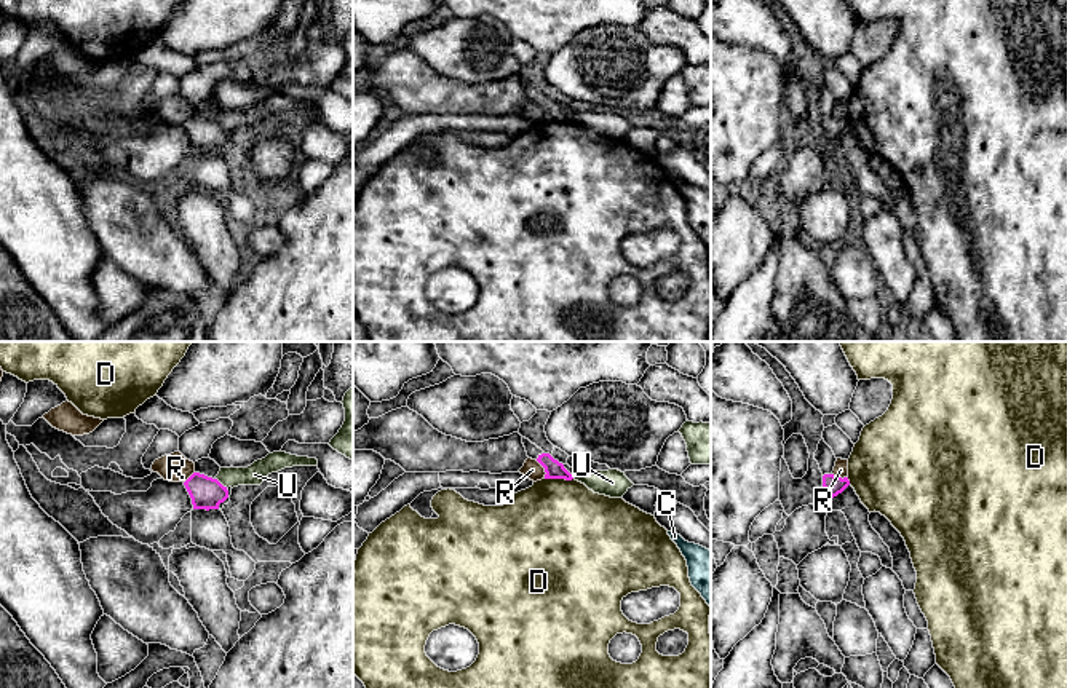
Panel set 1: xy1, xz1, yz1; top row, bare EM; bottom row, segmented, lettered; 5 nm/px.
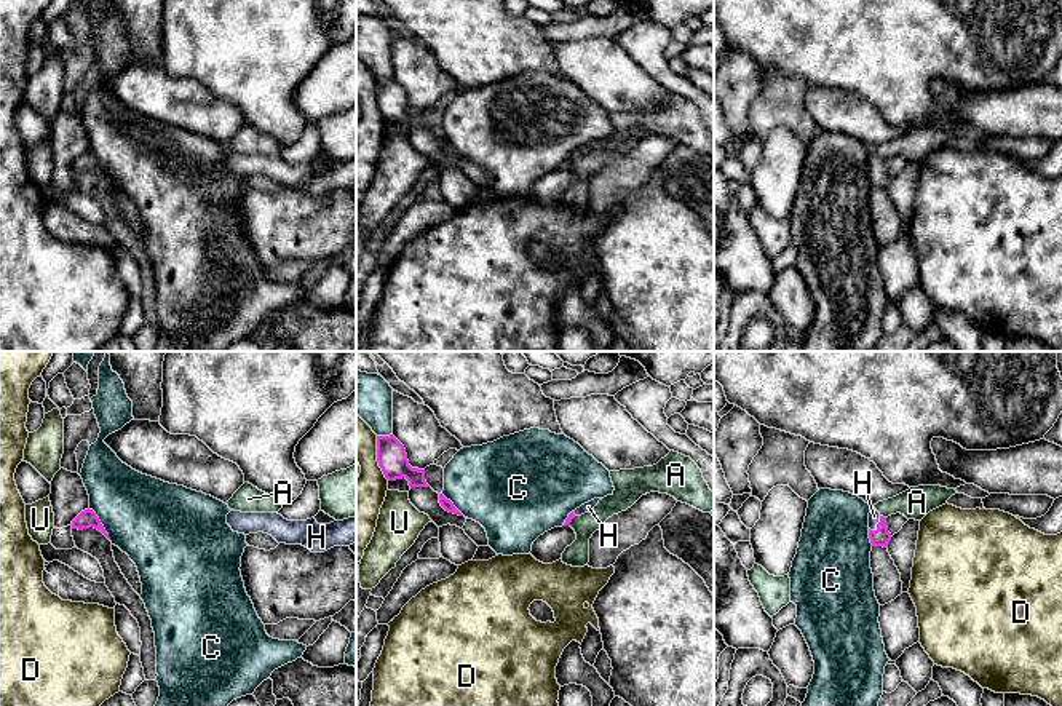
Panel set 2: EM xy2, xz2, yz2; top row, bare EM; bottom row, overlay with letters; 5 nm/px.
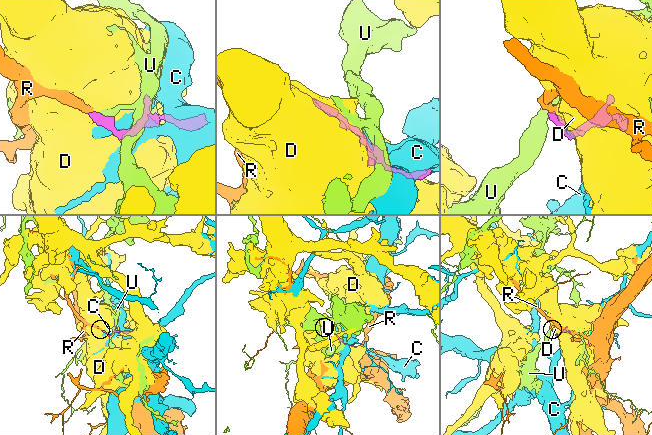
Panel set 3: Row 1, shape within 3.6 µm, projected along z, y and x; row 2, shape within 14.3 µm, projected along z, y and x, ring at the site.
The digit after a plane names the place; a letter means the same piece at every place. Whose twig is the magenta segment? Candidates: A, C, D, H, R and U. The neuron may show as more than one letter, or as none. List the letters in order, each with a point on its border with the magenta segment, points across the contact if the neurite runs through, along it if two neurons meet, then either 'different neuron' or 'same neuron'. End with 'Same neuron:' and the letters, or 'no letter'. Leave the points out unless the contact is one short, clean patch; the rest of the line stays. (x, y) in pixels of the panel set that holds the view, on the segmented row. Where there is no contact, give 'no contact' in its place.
A: yz2 (882, 516) | along yz2 (880, 515), (885, 518) | different neuron
C: xy2 (99, 523) | different neuron
D: xz1 (559, 478) | different neuron
H: yz2 (877, 524) | across yz2 (880, 537), (877, 524), (874, 516) | same neuron
R: xz1 (545, 470) | along xz1 (535, 460), (543, 468), (545, 478) | different neuron
U: xy1 (221, 484) | different neuron
Same neuron: H

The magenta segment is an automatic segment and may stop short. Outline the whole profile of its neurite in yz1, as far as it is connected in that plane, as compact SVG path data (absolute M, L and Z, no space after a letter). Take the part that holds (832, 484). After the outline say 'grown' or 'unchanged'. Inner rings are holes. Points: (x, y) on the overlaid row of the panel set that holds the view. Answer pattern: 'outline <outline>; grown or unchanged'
outline M834 474L823 476L823 487L826 490L826 498L834 498L842 493L850 485L848 477L837 477Z; unchanged

